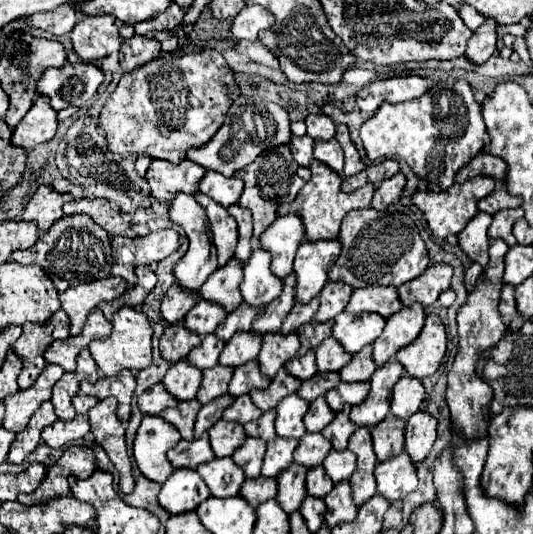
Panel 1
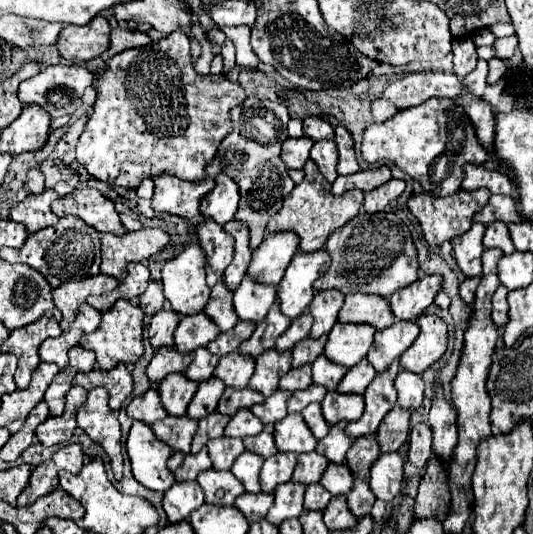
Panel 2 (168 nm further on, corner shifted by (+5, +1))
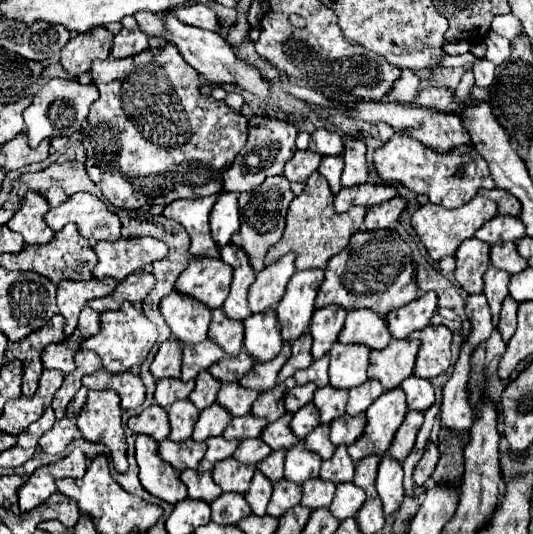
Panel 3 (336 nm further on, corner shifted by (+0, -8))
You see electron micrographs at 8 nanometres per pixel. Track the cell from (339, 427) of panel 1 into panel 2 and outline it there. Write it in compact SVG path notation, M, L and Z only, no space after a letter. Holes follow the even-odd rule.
M337 422L335 426L331 426L329 434L317 442L317 452L325 454L329 458L329 462L337 462L341 464L345 460L345 452L351 446L351 438L347 438L345 434L345 422Z

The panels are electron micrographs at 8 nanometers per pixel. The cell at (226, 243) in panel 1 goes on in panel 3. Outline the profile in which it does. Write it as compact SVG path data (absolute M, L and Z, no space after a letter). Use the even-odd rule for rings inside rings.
M190 257L190 265L178 277L174 291L188 295L208 309L222 307L232 283L232 267L222 259Z

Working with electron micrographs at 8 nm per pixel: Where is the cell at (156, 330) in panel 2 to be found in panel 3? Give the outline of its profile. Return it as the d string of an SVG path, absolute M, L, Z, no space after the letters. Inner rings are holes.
M164 341L150 365L150 373L154 375L154 379L180 377L180 367L182 367L182 345L176 341Z

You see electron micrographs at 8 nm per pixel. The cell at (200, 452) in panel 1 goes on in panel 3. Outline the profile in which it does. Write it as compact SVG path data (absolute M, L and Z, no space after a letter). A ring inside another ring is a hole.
M186 469L186 471L182 471L180 479L188 487L190 499L202 499L206 503L212 503L214 499L218 499L222 495L220 487L212 481L210 473L196 473L192 469Z

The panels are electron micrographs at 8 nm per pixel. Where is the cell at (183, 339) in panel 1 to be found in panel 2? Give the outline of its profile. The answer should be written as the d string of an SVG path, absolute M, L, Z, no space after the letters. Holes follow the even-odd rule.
M175 346L157 350L147 366L147 376L151 378L151 382L159 382L171 372L185 372L185 368L191 364L191 358L193 354L179 354Z

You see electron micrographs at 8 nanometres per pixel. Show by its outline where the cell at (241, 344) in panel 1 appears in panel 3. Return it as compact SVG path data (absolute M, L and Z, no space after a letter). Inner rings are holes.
M224 383L218 393L218 403L232 417L240 417L240 415L250 413L250 407L256 401L256 397L258 397L258 393L252 389L244 389L238 383Z

